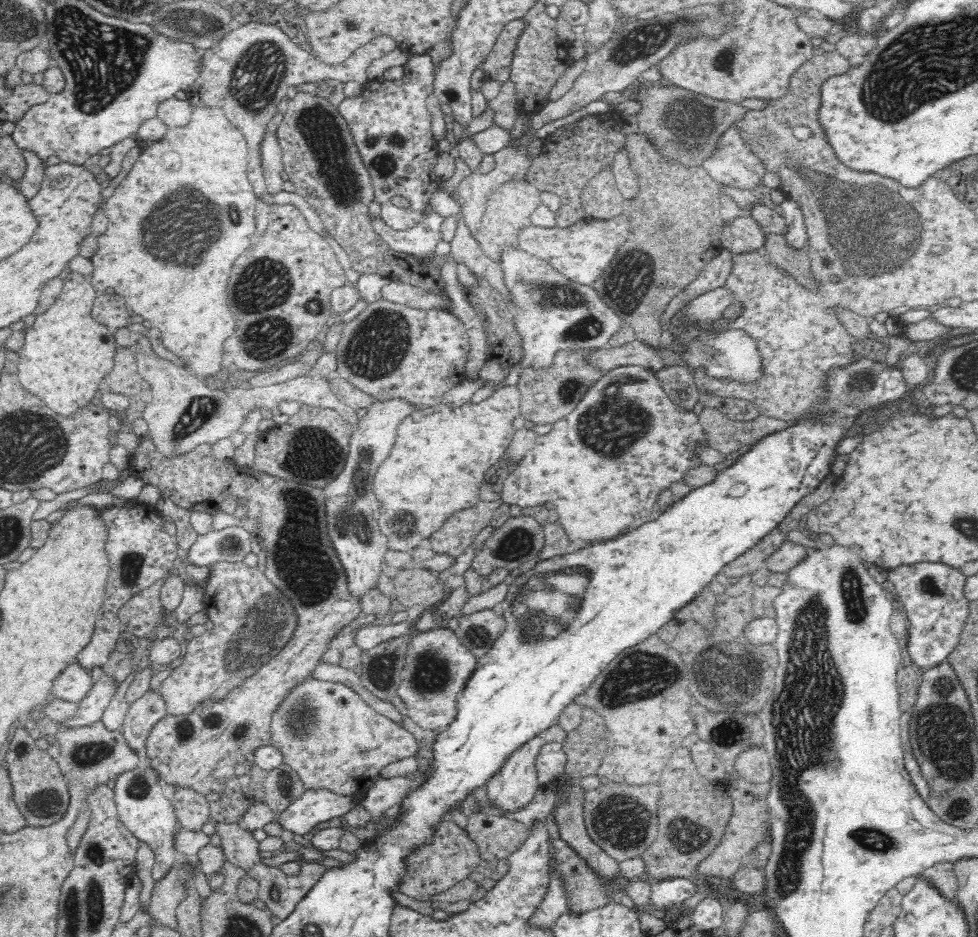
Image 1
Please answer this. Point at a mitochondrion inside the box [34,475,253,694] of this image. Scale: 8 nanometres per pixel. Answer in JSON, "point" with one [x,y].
{"point":[131,563]}

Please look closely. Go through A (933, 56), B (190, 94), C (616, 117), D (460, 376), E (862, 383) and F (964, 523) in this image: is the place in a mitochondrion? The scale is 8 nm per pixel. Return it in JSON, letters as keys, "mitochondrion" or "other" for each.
{"A":"mitochondrion","B":"other","C":"other","D":"other","E":"mitochondrion","F":"mitochondrion"}

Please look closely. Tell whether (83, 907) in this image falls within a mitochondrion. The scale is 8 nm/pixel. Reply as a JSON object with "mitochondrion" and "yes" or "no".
{"mitochondrion":"yes"}

